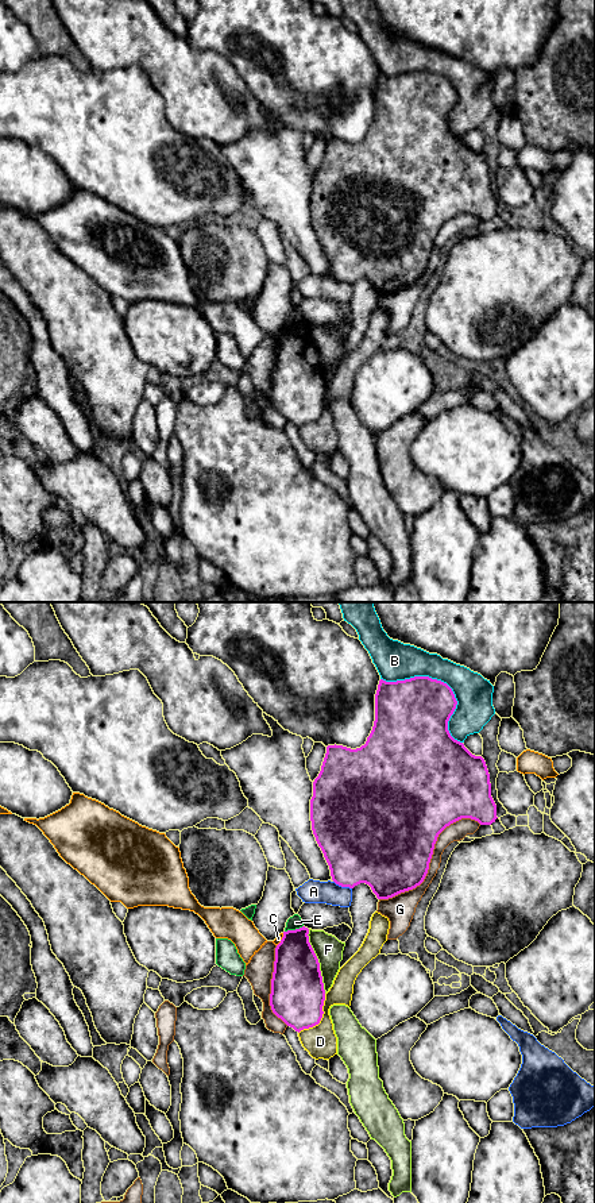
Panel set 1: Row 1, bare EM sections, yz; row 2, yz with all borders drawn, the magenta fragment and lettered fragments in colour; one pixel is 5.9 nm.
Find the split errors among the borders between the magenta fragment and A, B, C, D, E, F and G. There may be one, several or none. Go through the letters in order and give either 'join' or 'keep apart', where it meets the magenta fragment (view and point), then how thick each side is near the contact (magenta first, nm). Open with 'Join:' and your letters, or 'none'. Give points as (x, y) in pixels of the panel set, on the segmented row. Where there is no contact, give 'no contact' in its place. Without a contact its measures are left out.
Join: none
A: keep apart; meets magenta in yz at (343, 886); 420 nm thick on the magenta side, 140 nm on the other
B: keep apart; meets magenta in yz at (443, 682); 420 nm thick on the magenta side, 220 nm on the other
C: keep apart; meets magenta in yz at (281, 940); 280 nm thick on the magenta side, 40 nm on the other
D: keep apart; meets magenta in yz at (321, 1017); 320 nm thick on the magenta side, 190 nm on the other
E: keep apart; meets magenta in yz at (293, 930); 280 nm thick on the magenta side, 80 nm on the other
F: keep apart; meets magenta in yz at (317, 961); 320 nm thick on the magenta side, 160 nm on the other
G: keep apart; meets magenta in yz at (431, 858); 500 nm thick on the magenta side, 110 nm on the other

